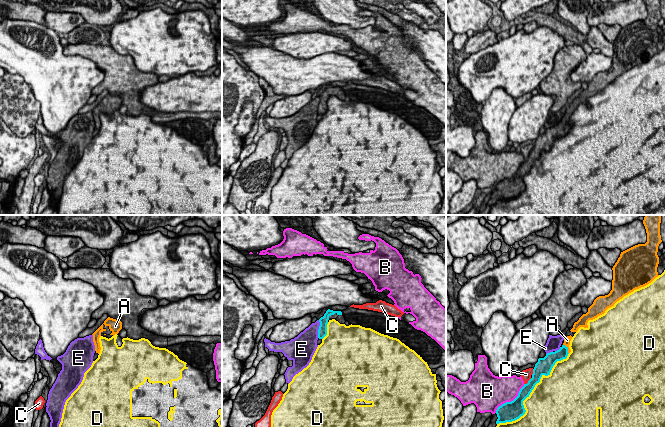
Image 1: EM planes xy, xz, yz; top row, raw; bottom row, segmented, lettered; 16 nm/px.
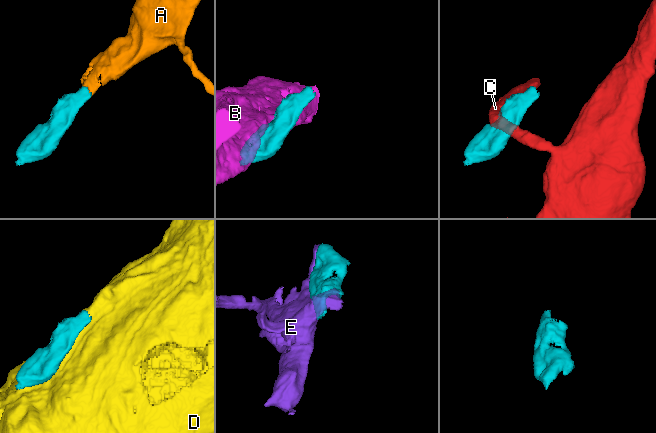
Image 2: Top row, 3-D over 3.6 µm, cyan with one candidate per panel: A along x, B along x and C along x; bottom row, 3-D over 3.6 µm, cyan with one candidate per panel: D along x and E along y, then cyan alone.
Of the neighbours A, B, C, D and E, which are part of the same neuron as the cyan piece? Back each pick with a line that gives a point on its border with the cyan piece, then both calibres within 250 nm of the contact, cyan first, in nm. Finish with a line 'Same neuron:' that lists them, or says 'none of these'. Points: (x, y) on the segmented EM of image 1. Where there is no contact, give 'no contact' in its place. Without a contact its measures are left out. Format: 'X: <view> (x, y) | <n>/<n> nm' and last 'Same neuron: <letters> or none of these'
A: yz (567, 349) | 180/100 nm
Same neuron: A

